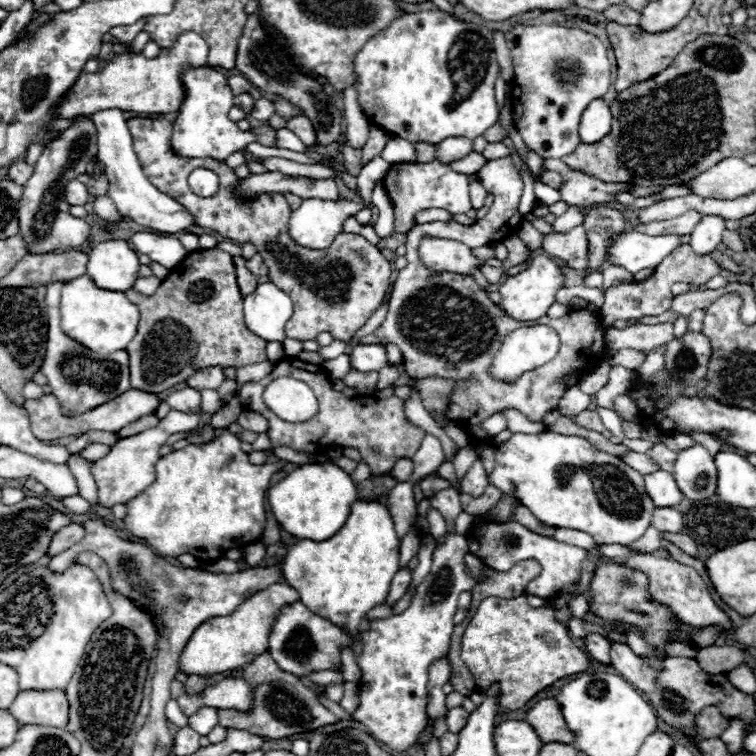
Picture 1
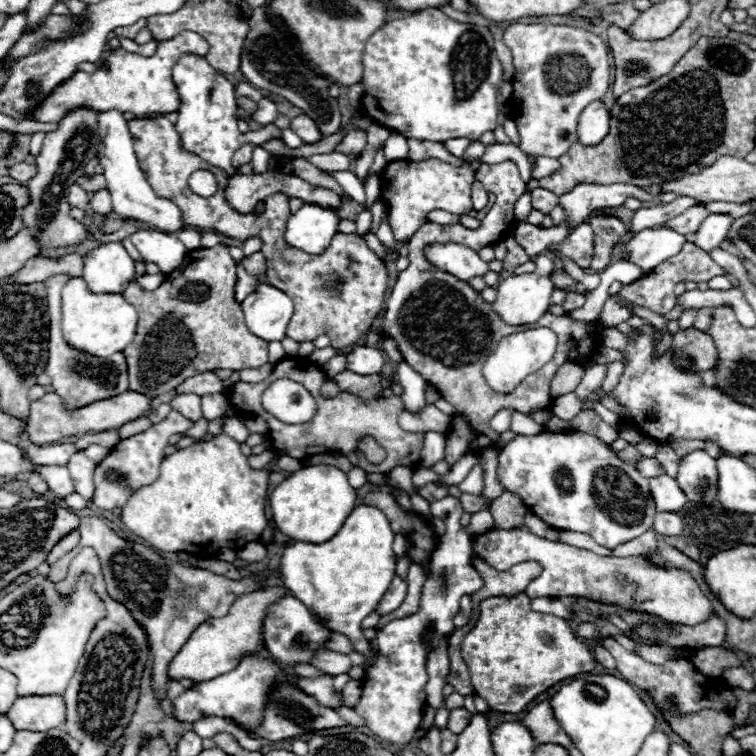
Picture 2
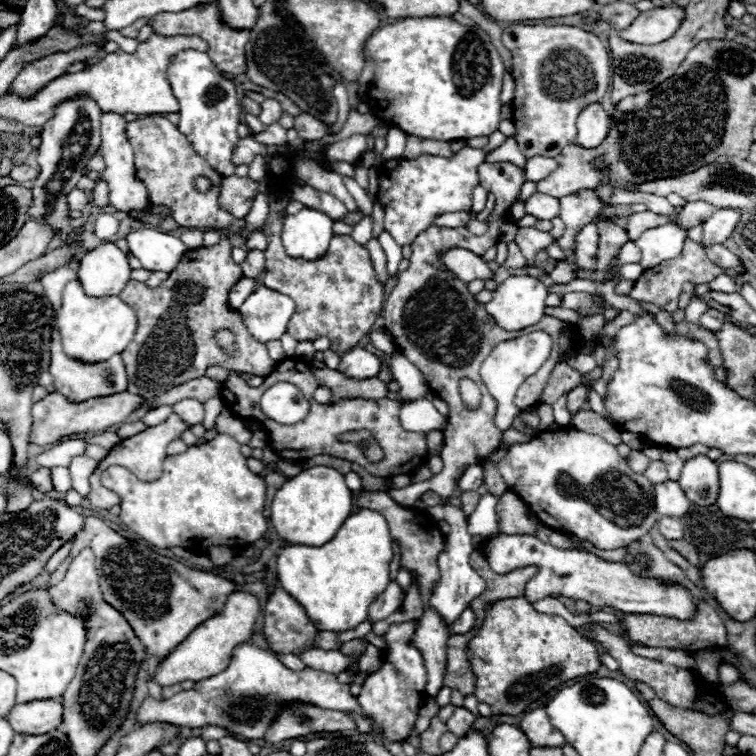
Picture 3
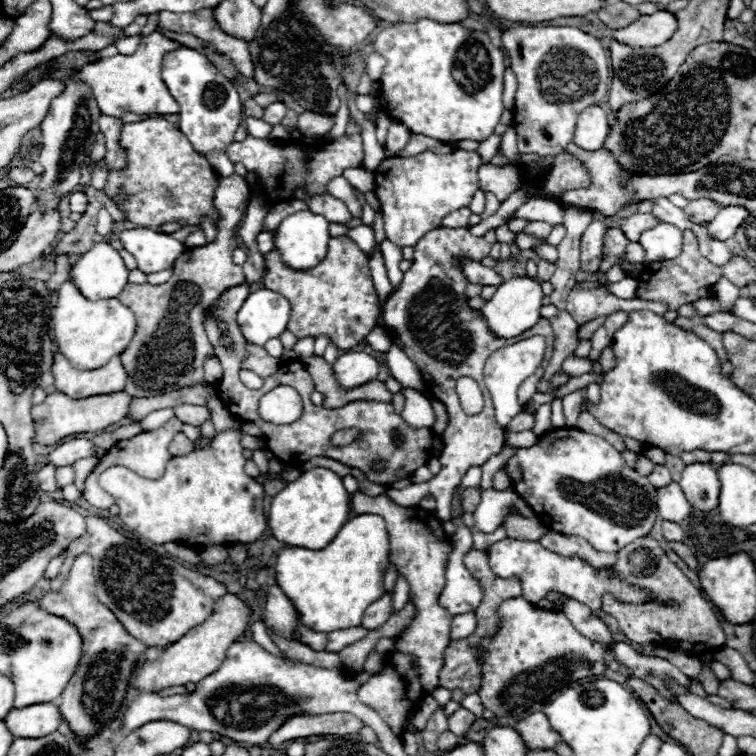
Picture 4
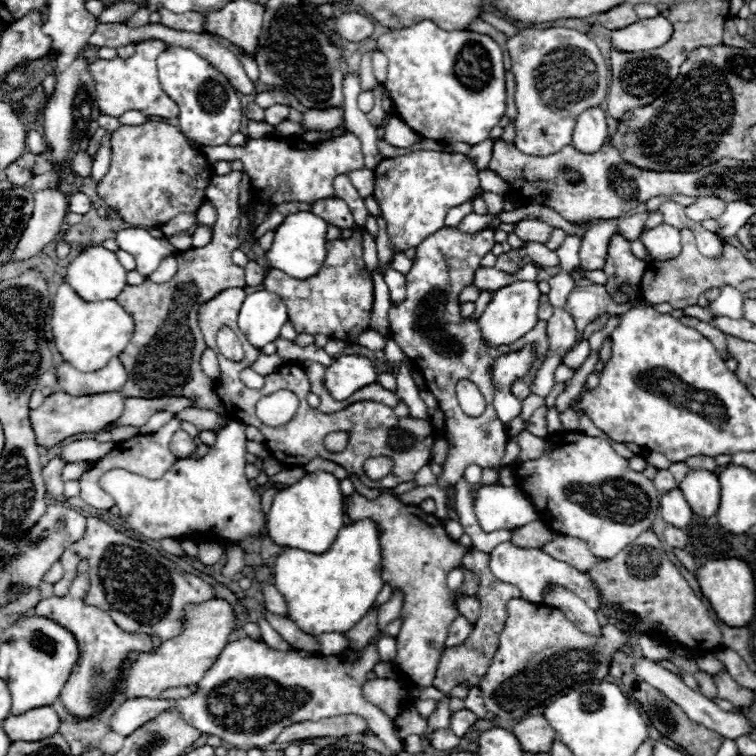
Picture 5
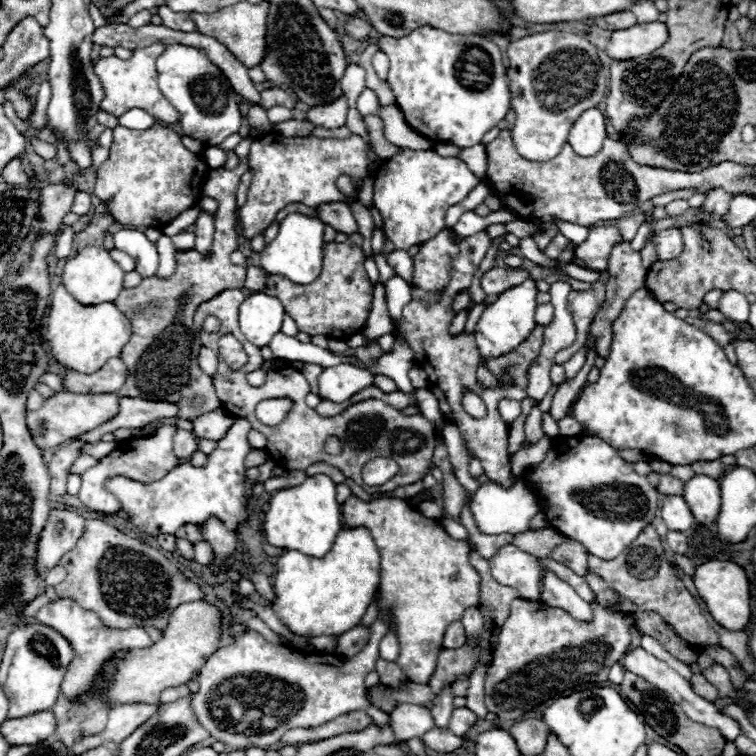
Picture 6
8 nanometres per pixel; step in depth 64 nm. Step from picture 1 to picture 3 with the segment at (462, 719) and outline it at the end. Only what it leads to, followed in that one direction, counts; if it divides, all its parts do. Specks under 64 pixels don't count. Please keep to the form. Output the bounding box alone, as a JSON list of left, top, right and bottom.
[446,708,476,736]

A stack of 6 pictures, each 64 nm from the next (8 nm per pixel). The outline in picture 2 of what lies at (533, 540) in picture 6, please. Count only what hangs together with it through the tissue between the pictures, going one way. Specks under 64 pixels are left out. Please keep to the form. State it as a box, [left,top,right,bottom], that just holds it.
[490,492,526,530]

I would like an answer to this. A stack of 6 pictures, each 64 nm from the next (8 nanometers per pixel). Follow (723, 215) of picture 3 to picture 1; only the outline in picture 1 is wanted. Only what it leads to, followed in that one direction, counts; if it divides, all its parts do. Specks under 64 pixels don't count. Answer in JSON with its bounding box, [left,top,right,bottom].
[690,216,726,254]

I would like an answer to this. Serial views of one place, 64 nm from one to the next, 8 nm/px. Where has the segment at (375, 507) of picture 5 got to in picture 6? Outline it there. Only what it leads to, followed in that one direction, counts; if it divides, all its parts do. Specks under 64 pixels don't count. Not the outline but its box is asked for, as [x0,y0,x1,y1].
[342,496,480,684]

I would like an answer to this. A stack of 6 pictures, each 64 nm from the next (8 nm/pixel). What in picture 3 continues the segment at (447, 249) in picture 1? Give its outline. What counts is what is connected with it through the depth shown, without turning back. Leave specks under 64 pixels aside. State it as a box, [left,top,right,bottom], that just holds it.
[438,248,494,282]

